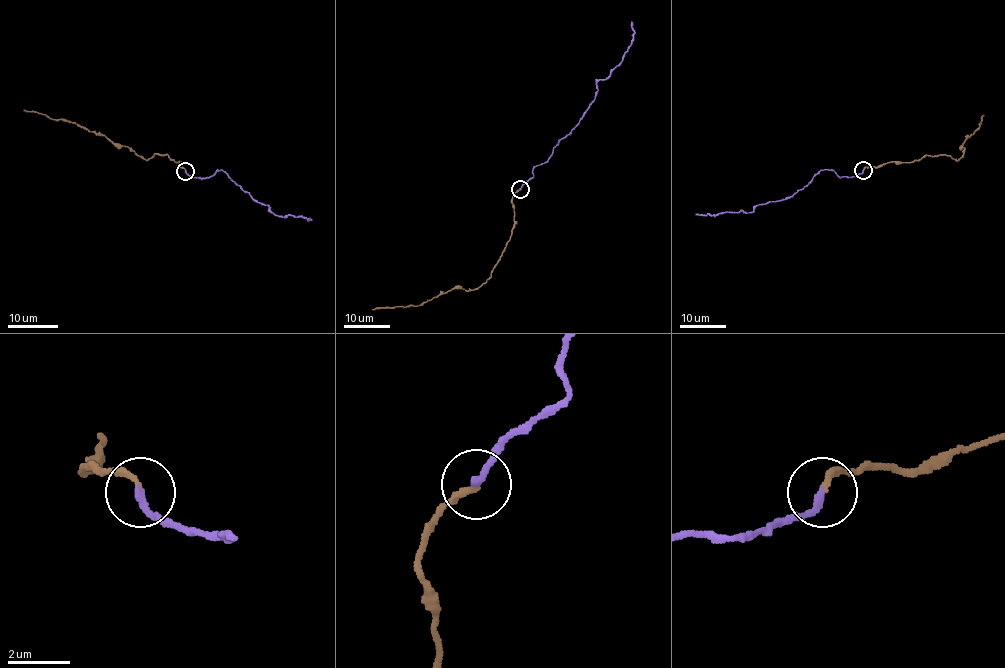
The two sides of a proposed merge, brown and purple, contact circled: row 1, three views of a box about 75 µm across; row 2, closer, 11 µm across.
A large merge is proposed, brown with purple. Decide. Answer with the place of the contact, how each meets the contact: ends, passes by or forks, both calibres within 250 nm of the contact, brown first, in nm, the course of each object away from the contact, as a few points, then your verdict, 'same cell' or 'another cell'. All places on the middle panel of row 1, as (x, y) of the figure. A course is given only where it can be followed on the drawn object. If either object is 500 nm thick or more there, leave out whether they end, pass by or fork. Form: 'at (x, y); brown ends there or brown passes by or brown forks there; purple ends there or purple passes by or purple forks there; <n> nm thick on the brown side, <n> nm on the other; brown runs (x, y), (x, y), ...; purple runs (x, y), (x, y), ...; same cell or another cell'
at (520, 189); brown ends there; purple ends there; 170 nm thick on the brown side, 240 nm on the other; brown runs (520, 190), (512, 200), (514, 228), (510, 239), (484, 283), (473, 290), (448, 290), (417, 306), (372, 309); purple runs (520, 189), (583, 116), (594, 99), (596, 82), (618, 65), (631, 44), (632, 21); same cell

